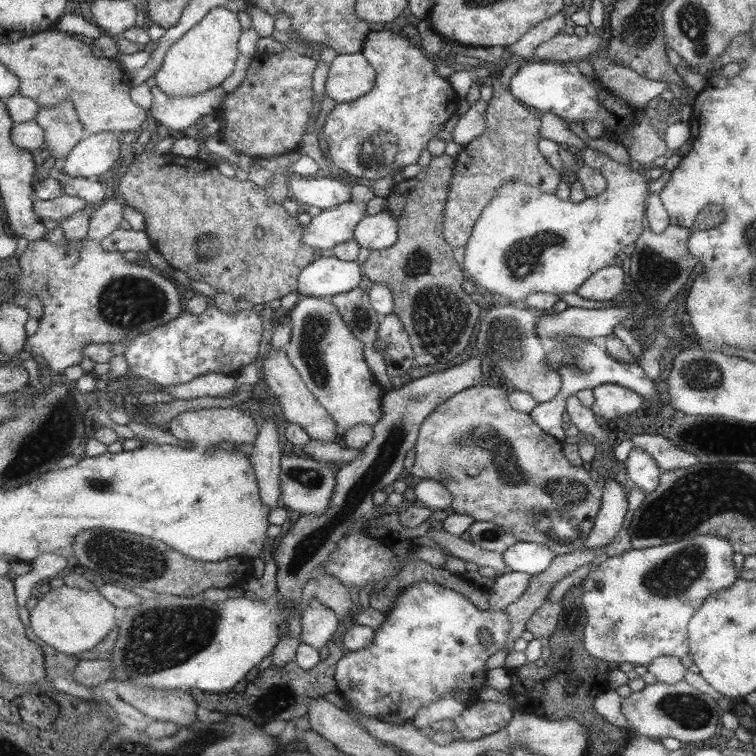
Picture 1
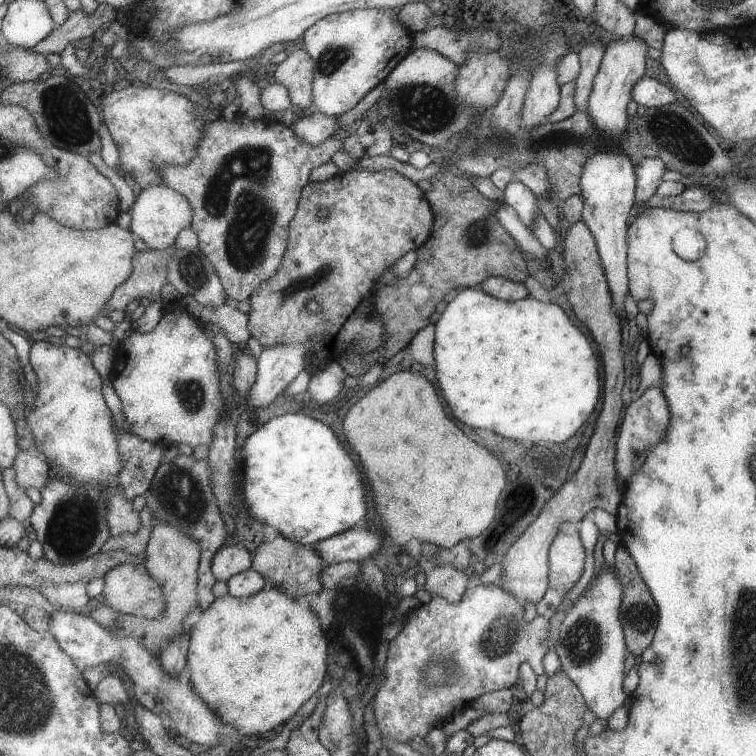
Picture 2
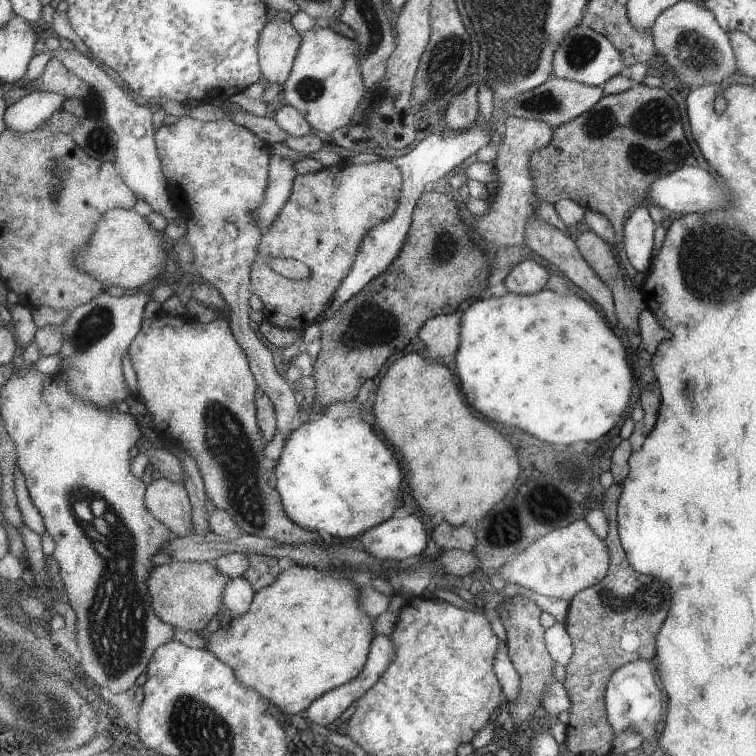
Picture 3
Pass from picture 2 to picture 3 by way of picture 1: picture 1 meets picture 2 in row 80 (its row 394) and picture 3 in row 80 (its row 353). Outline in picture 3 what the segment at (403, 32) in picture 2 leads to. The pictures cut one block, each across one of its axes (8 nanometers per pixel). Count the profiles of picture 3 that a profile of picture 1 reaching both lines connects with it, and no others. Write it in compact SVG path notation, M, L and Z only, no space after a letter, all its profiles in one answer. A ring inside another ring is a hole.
M311 26L301 34L302 44L294 58L290 76L282 84L283 102L296 108L317 132L333 132L345 126L366 93L359 63L359 44L331 27Z

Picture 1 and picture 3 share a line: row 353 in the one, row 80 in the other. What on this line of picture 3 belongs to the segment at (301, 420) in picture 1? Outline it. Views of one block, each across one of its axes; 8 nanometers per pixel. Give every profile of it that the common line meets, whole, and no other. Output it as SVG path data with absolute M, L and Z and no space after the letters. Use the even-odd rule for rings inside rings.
M289 21L266 22L259 33L257 46L258 63L266 80L280 85L287 80L301 44L301 33Z

